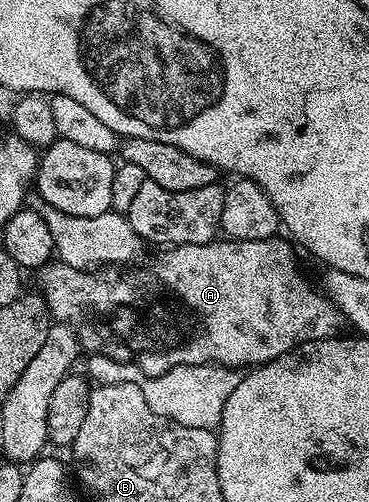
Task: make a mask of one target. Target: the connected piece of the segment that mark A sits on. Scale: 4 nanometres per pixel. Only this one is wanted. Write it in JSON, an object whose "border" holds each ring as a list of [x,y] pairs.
{"border":[[[278,235],[250,241],[214,239],[202,245],[174,245],[158,252],[161,254],[146,265],[105,267],[100,271],[76,269],[57,259],[41,266],[36,288],[45,298],[50,318],[70,325],[86,354],[128,361],[151,377],[180,365],[228,365],[240,370],[241,365],[263,365],[308,341],[322,341],[342,332],[340,311],[330,297],[301,274],[296,252],[284,236]]]}

